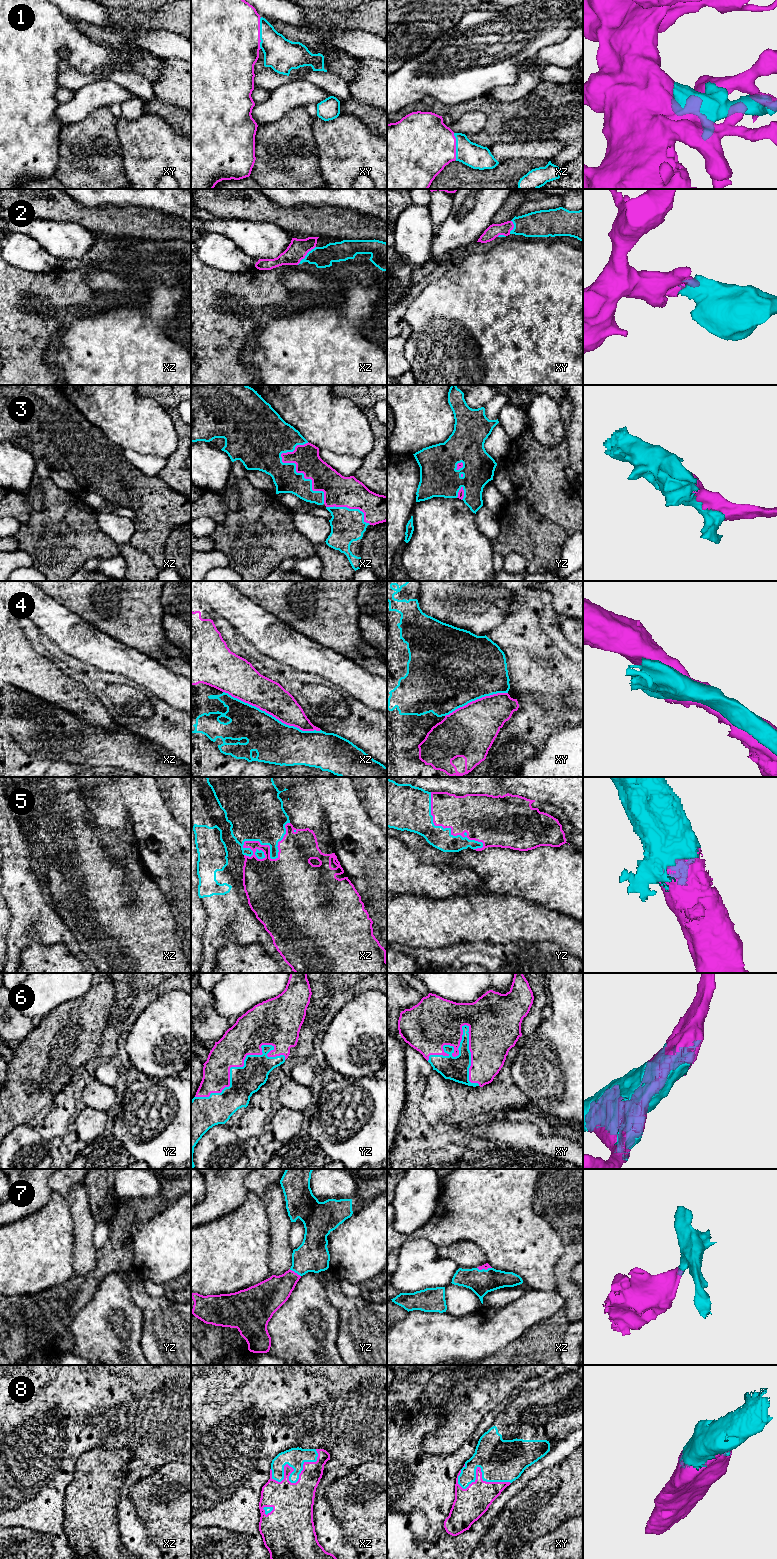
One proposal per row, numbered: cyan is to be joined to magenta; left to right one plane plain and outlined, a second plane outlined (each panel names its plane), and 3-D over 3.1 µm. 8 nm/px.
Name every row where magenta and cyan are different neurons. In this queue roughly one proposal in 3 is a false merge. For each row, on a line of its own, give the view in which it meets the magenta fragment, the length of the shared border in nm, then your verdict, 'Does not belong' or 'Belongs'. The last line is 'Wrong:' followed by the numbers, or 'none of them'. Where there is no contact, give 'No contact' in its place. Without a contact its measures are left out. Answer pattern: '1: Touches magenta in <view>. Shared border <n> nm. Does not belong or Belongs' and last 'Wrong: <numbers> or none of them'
1: Touches magenta in xy. Shared border 260 nm. Belongs
2: Touches magenta in xz. Shared border 220 nm. Belongs
3: Touches magenta in xz. Shared border 550 nm. Belongs
4: Touches magenta in xz. Shared border 850 nm. Does not belong
5: Touches magenta in xz. Shared border 460 nm. Belongs
6: Touches magenta in xy. Shared border 500 nm. Belongs
7: Touches magenta in yz. Shared border 110 nm. Belongs
8: Touches magenta in xz. Shared border 440 nm. Belongs
Wrong: 4

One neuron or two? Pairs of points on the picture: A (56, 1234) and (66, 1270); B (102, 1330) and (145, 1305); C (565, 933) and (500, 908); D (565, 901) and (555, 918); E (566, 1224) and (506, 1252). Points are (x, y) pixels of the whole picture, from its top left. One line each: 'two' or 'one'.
A: one
B: two
C: one
D: two
E: two

